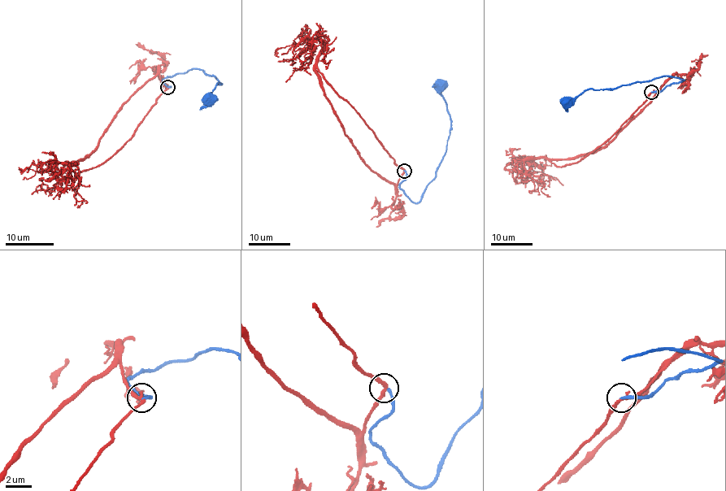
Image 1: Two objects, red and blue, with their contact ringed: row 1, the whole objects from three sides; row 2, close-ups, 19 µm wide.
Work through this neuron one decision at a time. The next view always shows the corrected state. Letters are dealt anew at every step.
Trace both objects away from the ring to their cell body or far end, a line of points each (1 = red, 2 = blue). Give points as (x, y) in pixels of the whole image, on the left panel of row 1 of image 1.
1: (167, 87), (112, 155), (74, 172), (68, 162), (74, 162), (60, 183), (50, 188), (42, 183), (31, 194)
2: (167, 86), (170, 86), (163, 80), (194, 68), (215, 78), (221, 84), (217, 84), (210, 99), (200, 110)

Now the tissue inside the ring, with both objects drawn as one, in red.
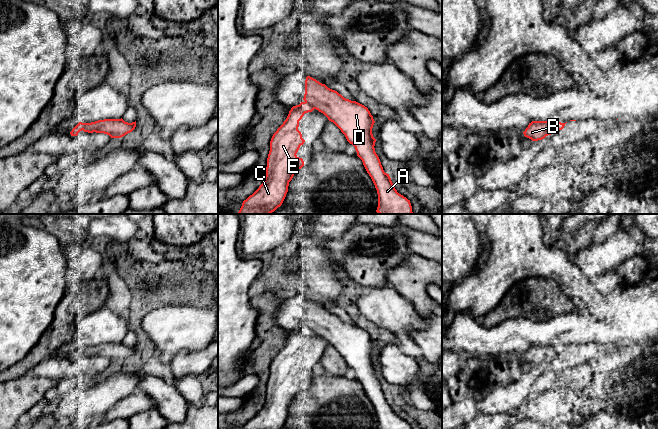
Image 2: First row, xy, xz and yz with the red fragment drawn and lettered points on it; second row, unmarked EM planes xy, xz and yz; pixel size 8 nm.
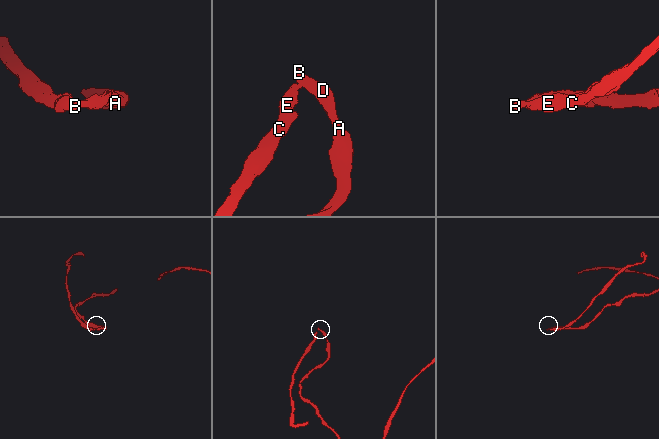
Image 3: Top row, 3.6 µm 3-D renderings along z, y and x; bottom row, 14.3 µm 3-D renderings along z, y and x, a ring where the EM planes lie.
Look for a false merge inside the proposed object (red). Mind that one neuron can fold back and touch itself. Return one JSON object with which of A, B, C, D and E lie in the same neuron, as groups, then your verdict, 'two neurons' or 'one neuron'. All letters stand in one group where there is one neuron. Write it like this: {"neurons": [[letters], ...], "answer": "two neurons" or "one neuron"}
{"neurons": [["A", "B", "D"], ["C", "E"]], "answer": "two neurons"}

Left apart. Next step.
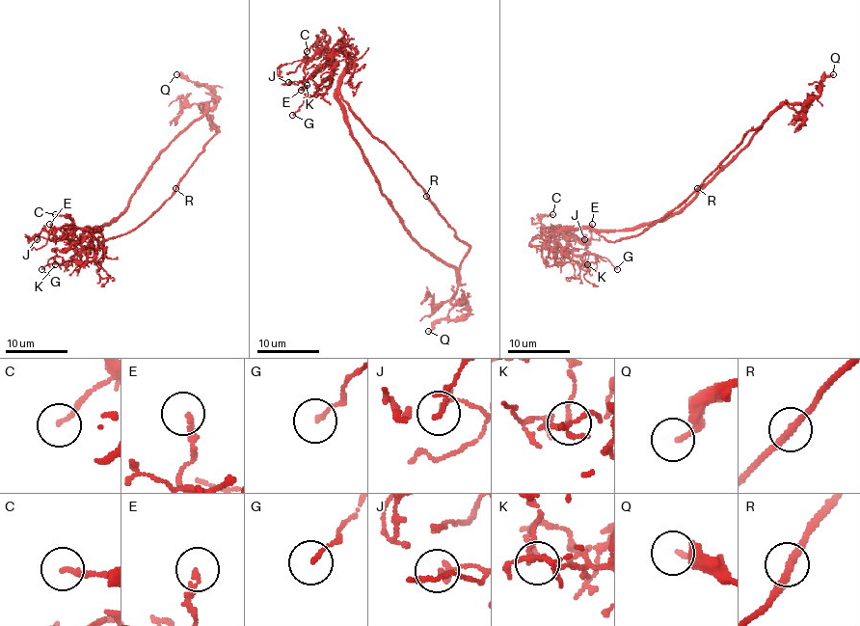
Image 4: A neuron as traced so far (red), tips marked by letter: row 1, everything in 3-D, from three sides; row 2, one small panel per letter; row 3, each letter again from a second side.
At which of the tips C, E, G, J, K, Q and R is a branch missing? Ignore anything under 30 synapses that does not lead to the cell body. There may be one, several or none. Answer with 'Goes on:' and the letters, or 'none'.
Goes on: none

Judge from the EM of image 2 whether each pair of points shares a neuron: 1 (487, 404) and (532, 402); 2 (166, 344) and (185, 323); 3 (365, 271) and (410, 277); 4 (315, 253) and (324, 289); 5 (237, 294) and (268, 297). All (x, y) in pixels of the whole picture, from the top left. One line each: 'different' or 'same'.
1: different
2: same
3: different
4: same
5: different

